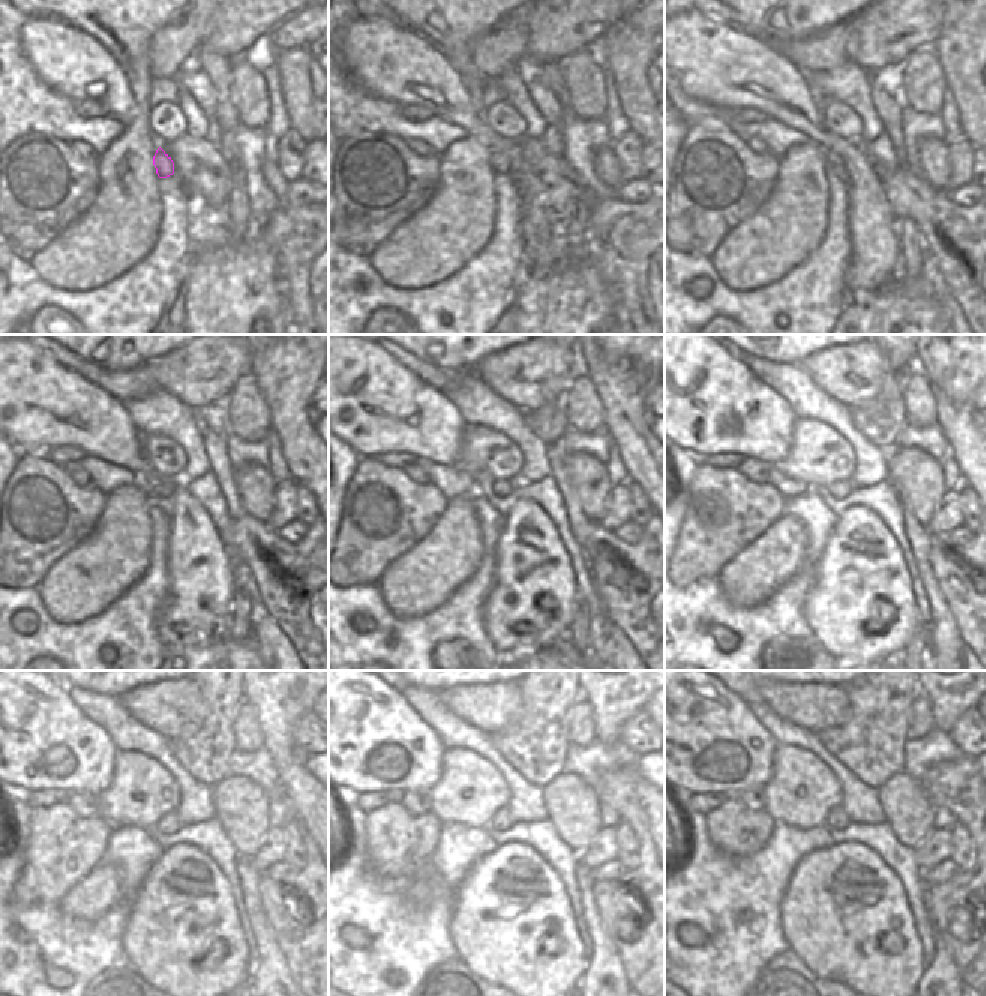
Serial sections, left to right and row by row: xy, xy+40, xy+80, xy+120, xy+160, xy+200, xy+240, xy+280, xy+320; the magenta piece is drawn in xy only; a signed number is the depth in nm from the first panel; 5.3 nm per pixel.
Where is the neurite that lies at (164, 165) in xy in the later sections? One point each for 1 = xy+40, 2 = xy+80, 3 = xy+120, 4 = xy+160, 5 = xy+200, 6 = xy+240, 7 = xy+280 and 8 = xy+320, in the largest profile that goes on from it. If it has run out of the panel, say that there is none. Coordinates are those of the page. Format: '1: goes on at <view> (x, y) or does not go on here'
1: goes on at xy+40 (500, 164)
2: goes on at xy+80 (832, 159)
3: goes on at xy+120 (165, 489)
4: goes on at xy+160 (502, 489)
5: goes on at xy+200 (839, 489)
6: goes on at xy+240 (168, 824)
7: goes on at xy+280 (502, 821)
8: goes on at xy+320 (836, 819)

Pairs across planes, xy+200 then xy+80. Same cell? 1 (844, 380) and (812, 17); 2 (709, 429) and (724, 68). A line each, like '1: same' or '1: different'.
1: different
2: same

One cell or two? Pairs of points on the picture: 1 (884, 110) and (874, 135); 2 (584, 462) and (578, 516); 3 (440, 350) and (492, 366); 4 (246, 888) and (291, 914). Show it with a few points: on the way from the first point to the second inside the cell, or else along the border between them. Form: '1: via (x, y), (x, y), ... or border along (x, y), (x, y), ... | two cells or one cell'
1: border along (872, 86), (872, 107), (895, 152) | two cells
2: border along (565, 471), (581, 512), (592, 522) | two cells
3: border along (500, 350), (488, 353), (473, 369) | two cells
4: border along (260, 875), (260, 905), (272, 929) | two cells

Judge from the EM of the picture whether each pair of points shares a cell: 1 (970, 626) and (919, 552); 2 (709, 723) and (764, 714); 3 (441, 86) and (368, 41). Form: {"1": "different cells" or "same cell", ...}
{"1": "different cells", "2": "different cells", "3": "same cell"}

